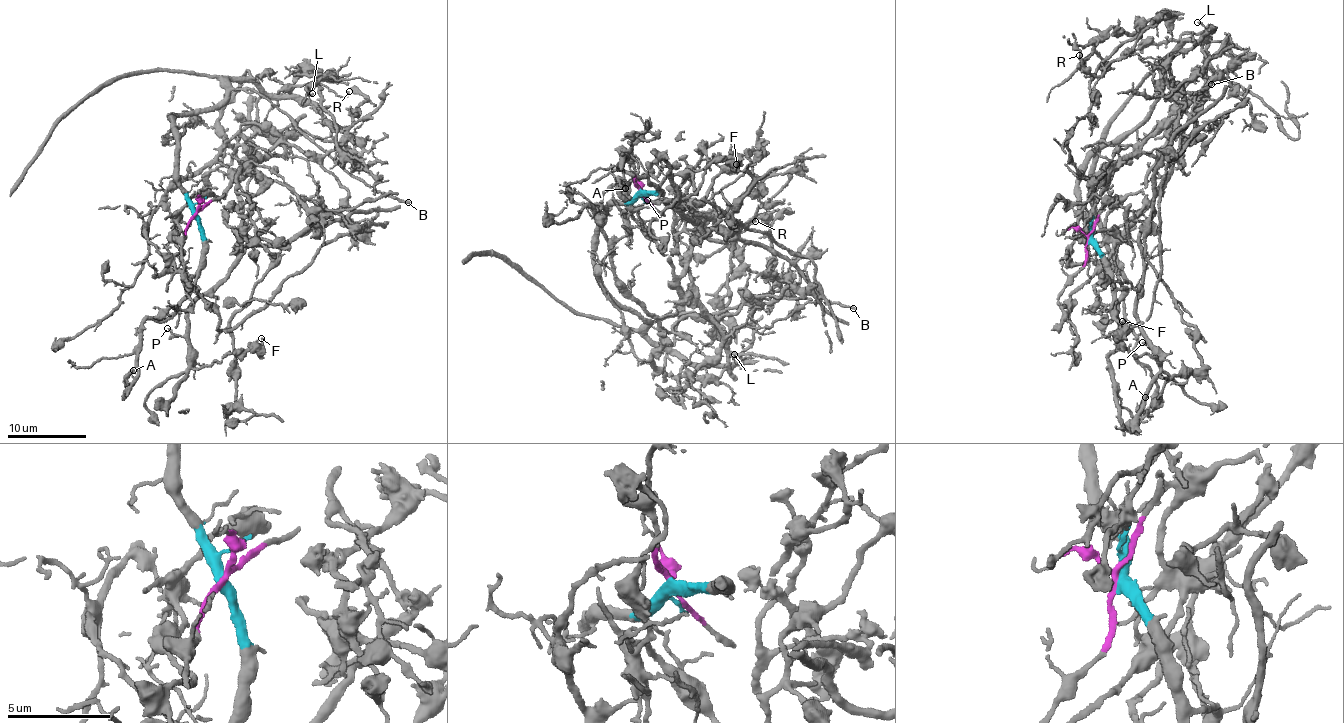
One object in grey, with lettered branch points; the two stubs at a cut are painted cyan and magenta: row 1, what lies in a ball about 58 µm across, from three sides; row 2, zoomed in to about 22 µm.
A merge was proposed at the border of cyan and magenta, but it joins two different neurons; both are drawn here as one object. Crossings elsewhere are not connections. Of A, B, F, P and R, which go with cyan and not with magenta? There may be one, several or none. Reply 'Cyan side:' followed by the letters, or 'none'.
Cyan side: A, B, F, P

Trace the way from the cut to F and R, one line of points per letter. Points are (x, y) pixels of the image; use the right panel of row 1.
F: (1089, 240), (1114, 319), (1138, 326), (1169, 147), (1139, 244), (1159, 364), (1122, 321)
R: (1089, 240), (1064, 310), (1154, 163), (1078, 171), (1062, 147), (1089, 80), (1138, 33), (1079, 55)

